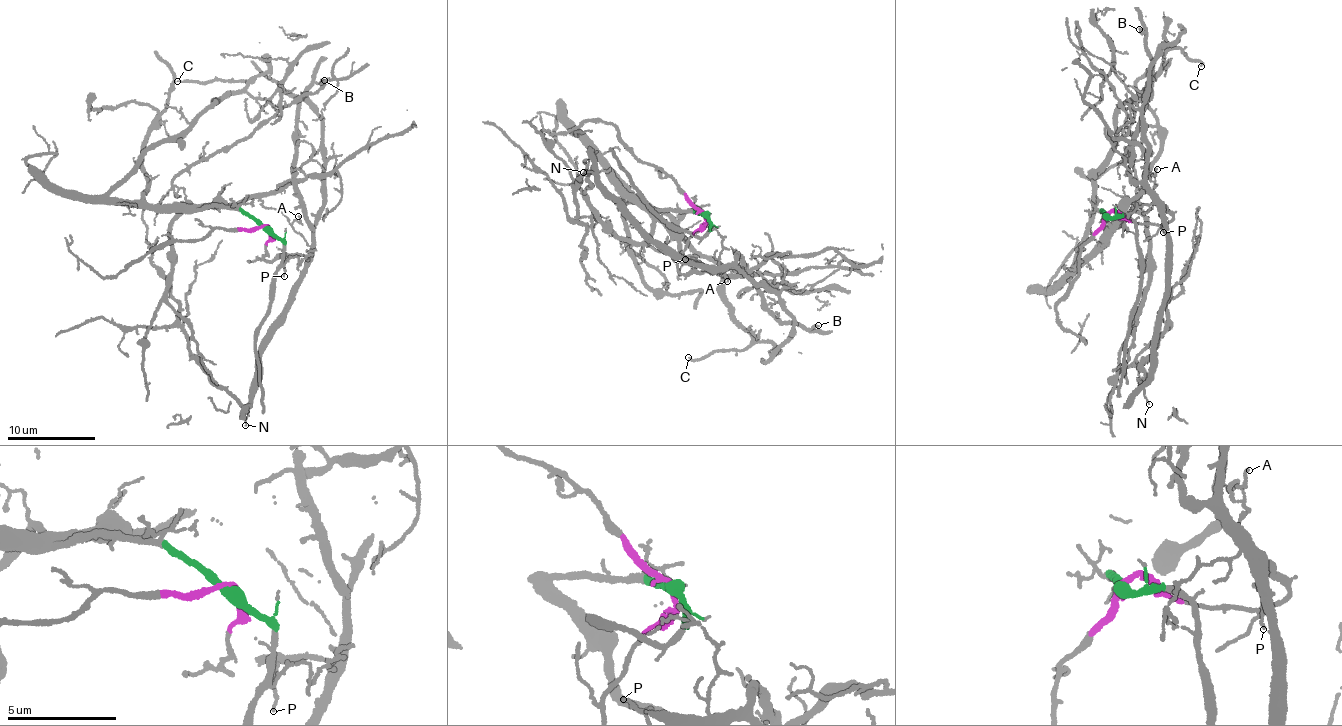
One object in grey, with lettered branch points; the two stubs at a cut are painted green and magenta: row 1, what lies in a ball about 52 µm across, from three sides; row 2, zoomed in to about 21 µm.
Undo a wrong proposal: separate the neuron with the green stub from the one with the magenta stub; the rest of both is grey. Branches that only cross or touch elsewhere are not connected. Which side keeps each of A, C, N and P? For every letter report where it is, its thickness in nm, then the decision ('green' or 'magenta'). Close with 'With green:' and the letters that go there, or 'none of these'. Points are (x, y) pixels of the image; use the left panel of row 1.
A: (298, 216) | 70 nm | green
C: (177, 81) | 150 nm | green
N: (245, 425) | 120 nm | magenta
P: (284, 276) | 80 nm | magenta
With green: A, C

